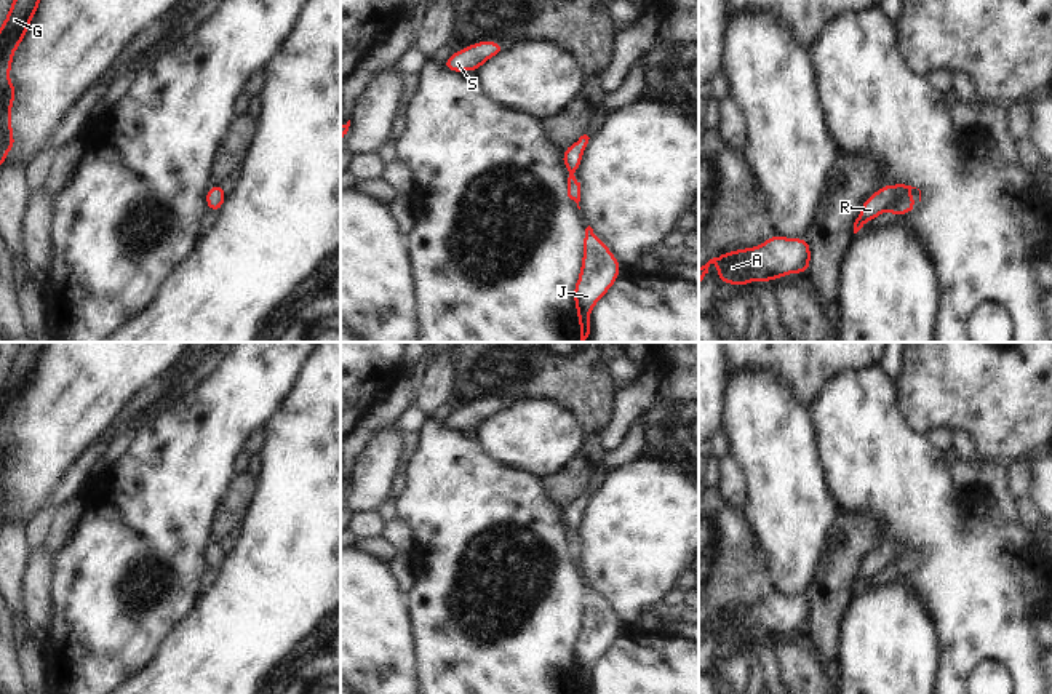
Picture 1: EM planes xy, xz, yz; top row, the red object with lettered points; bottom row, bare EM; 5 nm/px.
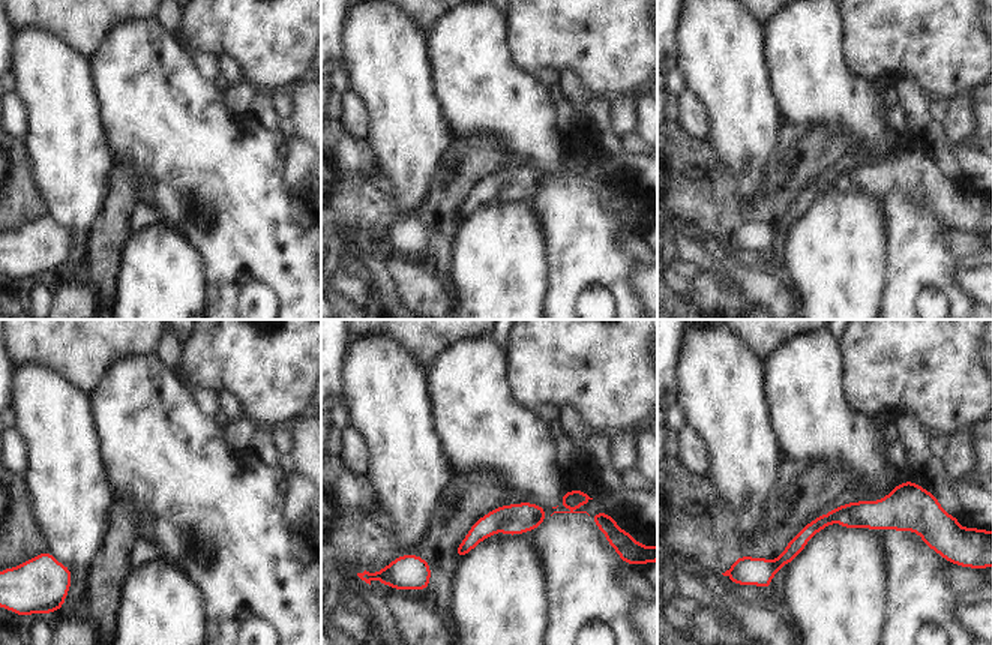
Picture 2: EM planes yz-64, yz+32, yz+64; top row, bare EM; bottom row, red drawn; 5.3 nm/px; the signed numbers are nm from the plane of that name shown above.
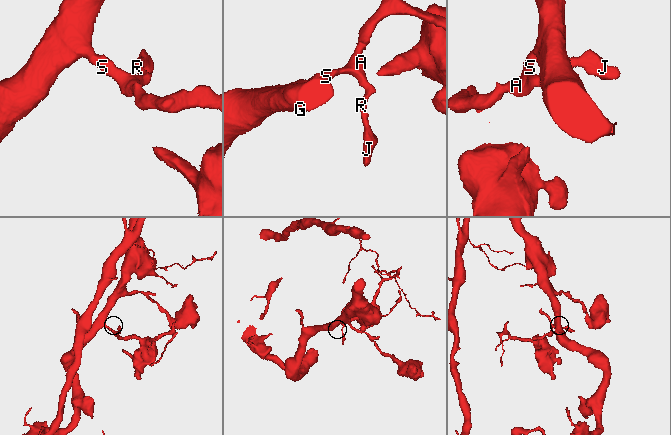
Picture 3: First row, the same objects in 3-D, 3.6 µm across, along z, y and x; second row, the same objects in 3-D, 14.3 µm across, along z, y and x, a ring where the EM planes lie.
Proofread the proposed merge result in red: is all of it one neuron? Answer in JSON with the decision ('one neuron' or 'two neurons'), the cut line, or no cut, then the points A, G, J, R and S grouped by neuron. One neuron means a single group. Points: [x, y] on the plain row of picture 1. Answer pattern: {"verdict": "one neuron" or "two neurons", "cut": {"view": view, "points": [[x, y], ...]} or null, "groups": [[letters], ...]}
{"verdict": "one neuron", "cut": null, "groups": [["A", "G", "J", "R", "S"]]}

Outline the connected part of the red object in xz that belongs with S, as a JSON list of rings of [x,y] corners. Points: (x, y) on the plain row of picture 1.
[[[483,398],[454,409],[441,424],[451,430],[476,430],[488,417],[500,413],[504,408],[505,405],[494,398]]]

